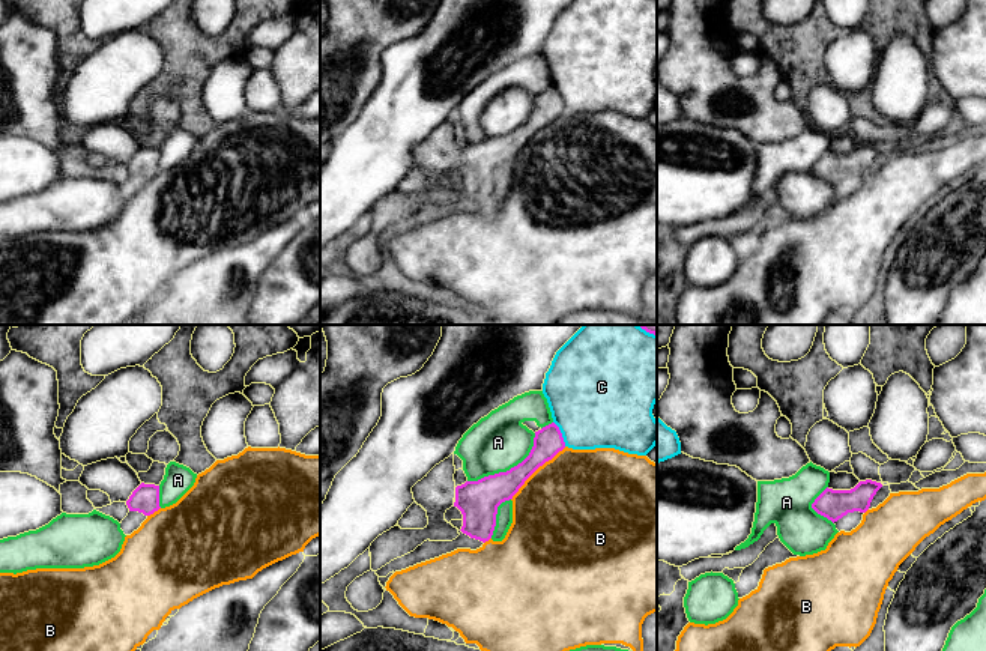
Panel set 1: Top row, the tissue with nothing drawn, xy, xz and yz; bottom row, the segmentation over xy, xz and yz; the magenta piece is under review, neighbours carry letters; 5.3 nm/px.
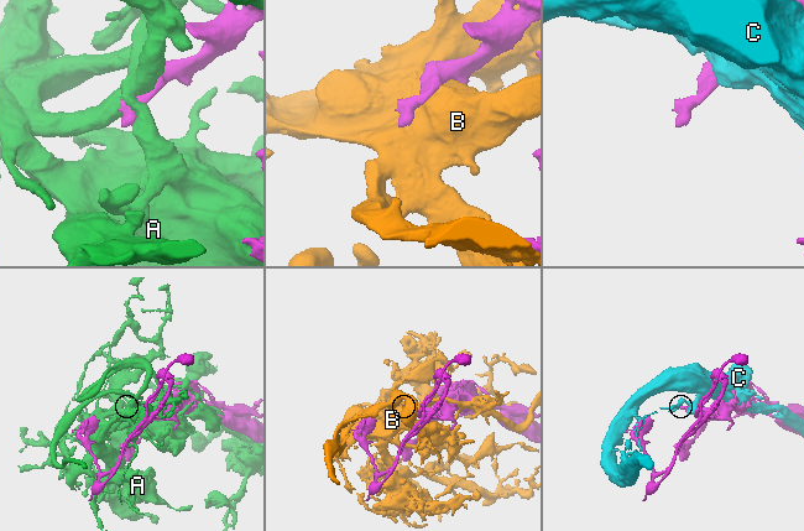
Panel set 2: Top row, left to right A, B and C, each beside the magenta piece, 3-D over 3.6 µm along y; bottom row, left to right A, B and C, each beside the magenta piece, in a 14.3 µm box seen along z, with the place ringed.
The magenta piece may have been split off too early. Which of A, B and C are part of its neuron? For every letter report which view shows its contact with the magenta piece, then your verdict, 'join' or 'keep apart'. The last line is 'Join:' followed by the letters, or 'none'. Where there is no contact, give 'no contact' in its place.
A: xz | keep apart
B: xz | keep apart
C: xz | keep apart
Join: none

